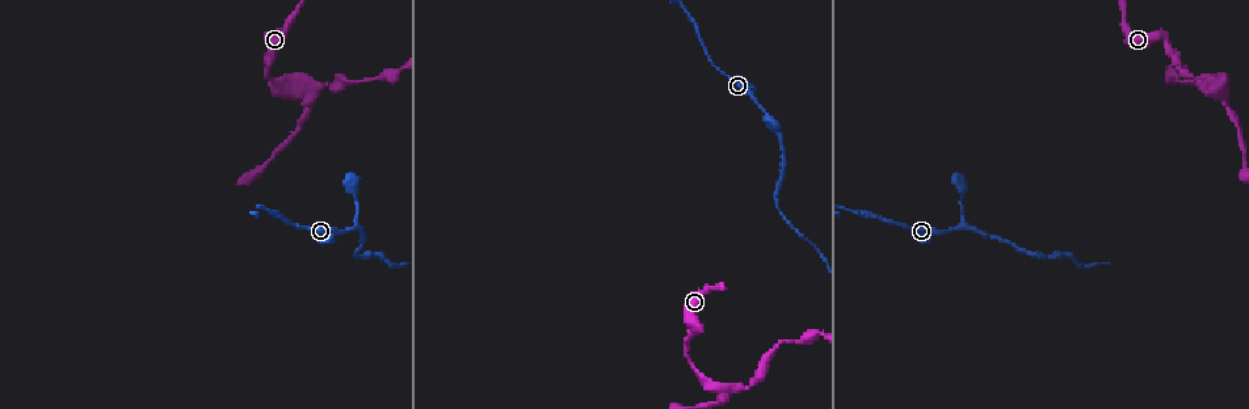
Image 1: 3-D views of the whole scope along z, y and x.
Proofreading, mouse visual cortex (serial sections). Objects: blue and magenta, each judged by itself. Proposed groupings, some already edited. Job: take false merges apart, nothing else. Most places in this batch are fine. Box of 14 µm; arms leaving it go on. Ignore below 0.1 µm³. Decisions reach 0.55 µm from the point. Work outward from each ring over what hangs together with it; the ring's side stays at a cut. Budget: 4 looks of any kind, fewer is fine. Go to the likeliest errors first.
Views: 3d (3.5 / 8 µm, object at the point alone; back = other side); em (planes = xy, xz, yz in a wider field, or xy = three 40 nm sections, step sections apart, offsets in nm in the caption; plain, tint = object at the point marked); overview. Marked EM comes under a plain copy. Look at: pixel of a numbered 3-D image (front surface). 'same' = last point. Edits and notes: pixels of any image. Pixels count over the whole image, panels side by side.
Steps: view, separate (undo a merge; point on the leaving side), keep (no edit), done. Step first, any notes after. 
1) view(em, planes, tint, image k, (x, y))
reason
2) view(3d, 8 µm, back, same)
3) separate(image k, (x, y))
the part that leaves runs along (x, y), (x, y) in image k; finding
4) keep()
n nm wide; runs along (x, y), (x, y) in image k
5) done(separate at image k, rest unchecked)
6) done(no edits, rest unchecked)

view(3d, 3.5 µm, image 1, (962, 224))
a fork

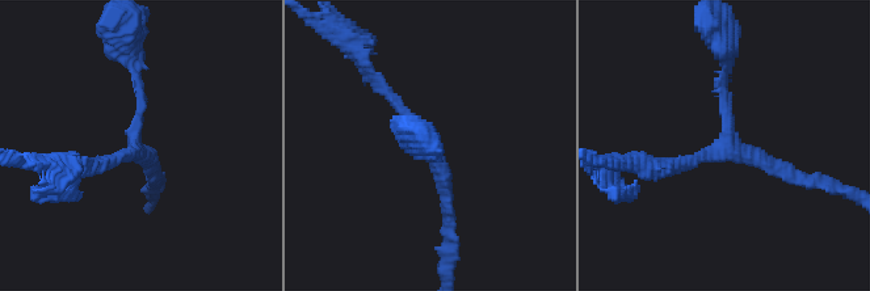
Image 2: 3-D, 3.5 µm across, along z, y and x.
view(em, xy, step 3, tint, image 2, (131, 153))
3 arms; arms of 150, 150, 150 nm; shape alone is not enough

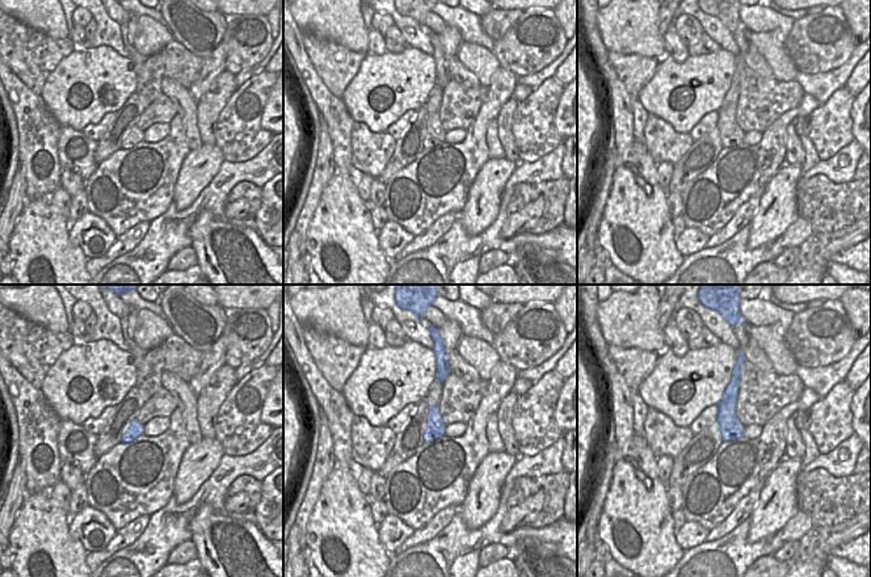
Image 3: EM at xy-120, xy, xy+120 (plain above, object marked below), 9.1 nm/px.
keep()
runs along (735, 378), (727, 404), (726, 437) in image 3; one cell here

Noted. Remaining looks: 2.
view(3d, 3.5 µm, image 1, (728, 389))
arms part here

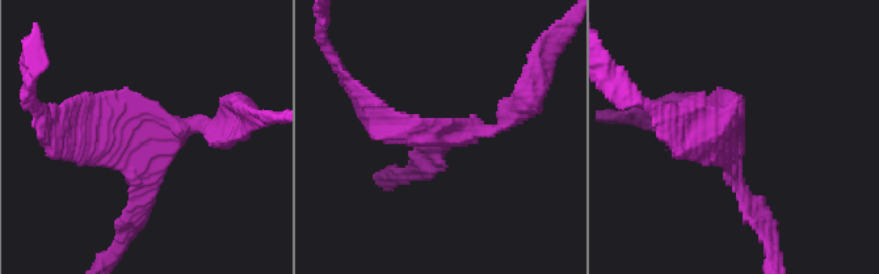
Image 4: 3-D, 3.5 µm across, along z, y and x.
view(em, xy, step 1, tint, image 4, (152, 127))
3 arms; arms of 150, 200, 300 nm

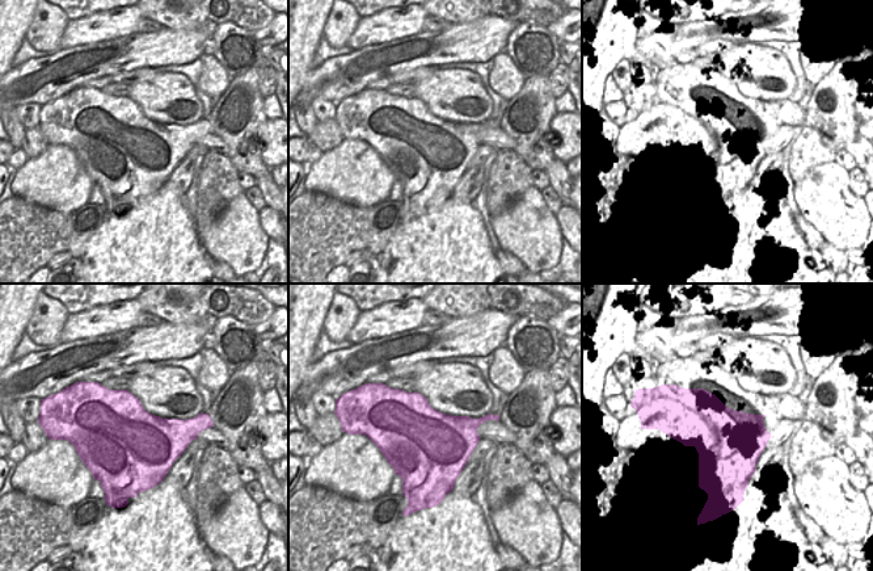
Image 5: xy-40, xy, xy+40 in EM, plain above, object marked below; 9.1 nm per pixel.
keep()
runs along (75, 110), (204, 130), (232, 118) in image 4; all the same cell

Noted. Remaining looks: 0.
done(no edits, rest unchecked)

